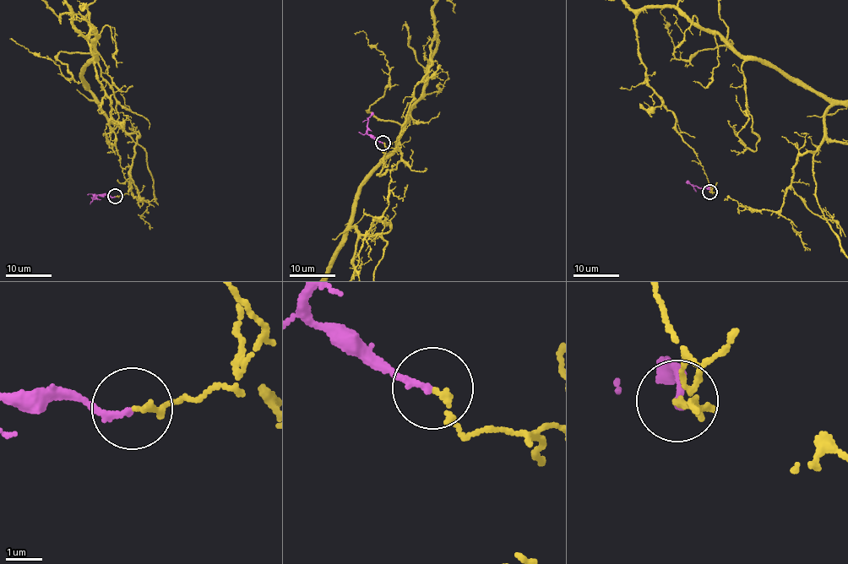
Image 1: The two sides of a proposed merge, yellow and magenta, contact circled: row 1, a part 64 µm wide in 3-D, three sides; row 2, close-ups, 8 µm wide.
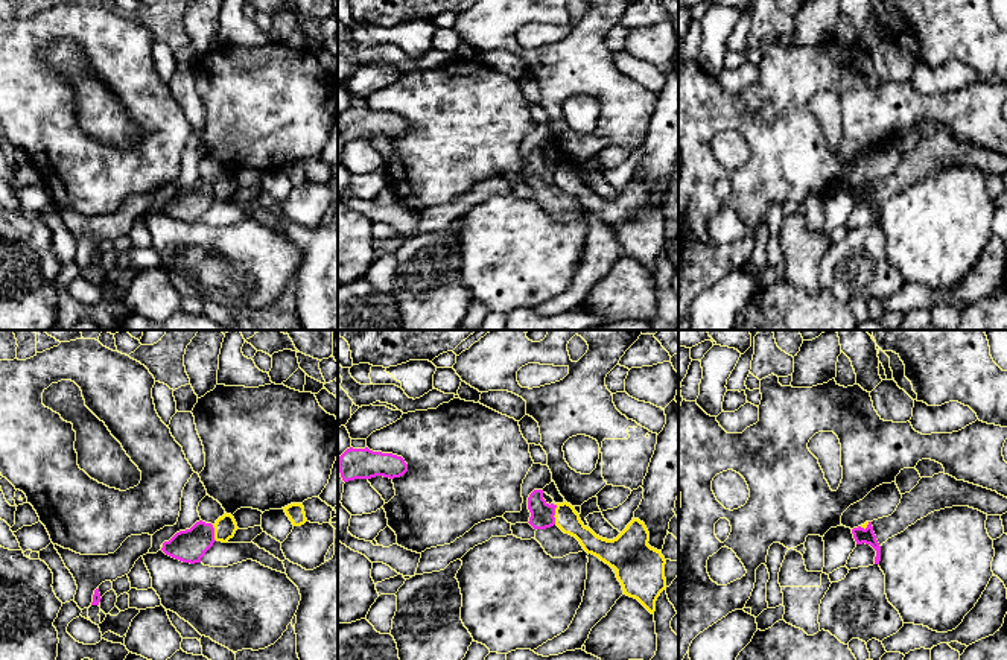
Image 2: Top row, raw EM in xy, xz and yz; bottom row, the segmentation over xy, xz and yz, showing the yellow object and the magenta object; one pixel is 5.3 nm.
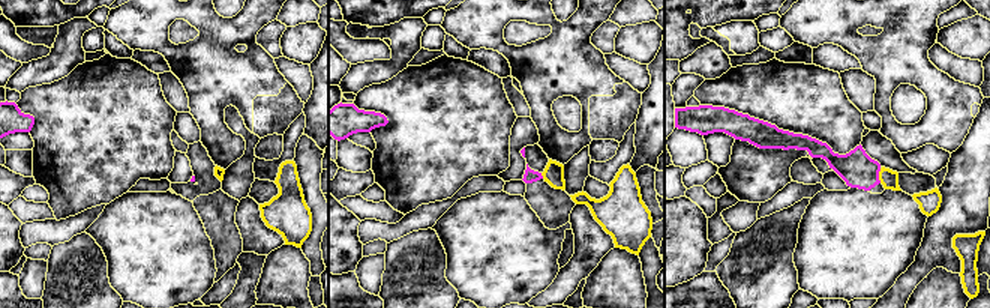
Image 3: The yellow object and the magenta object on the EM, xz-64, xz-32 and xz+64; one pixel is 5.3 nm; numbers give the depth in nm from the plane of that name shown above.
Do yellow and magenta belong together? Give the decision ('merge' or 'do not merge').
do not merge

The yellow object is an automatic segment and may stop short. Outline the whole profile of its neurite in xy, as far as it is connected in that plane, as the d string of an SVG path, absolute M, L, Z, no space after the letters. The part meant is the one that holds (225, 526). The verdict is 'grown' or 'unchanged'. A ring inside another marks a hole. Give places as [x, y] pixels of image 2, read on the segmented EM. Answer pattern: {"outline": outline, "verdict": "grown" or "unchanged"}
{"outline": "M227 512L216 520L213 528L214 528L214 540L222 543L227 543L230 538L233 538L236 531L239 529L234 517Z", "verdict": "unchanged"}

